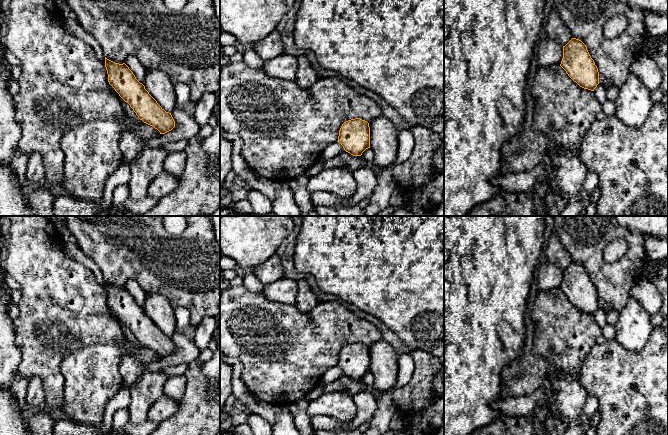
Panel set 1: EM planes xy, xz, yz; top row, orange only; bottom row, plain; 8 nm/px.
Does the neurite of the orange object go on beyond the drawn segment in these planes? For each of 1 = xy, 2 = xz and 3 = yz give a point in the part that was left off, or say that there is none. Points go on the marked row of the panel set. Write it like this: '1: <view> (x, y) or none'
1: none
2: none
3: none

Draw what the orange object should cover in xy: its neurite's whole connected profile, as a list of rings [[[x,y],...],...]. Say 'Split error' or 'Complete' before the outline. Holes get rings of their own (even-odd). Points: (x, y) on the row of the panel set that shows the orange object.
Complete. [[[105,57],[105,67],[109,84],[130,105],[140,120],[153,126],[160,134],[175,127],[171,113],[157,103],[125,63],[115,63]]]

